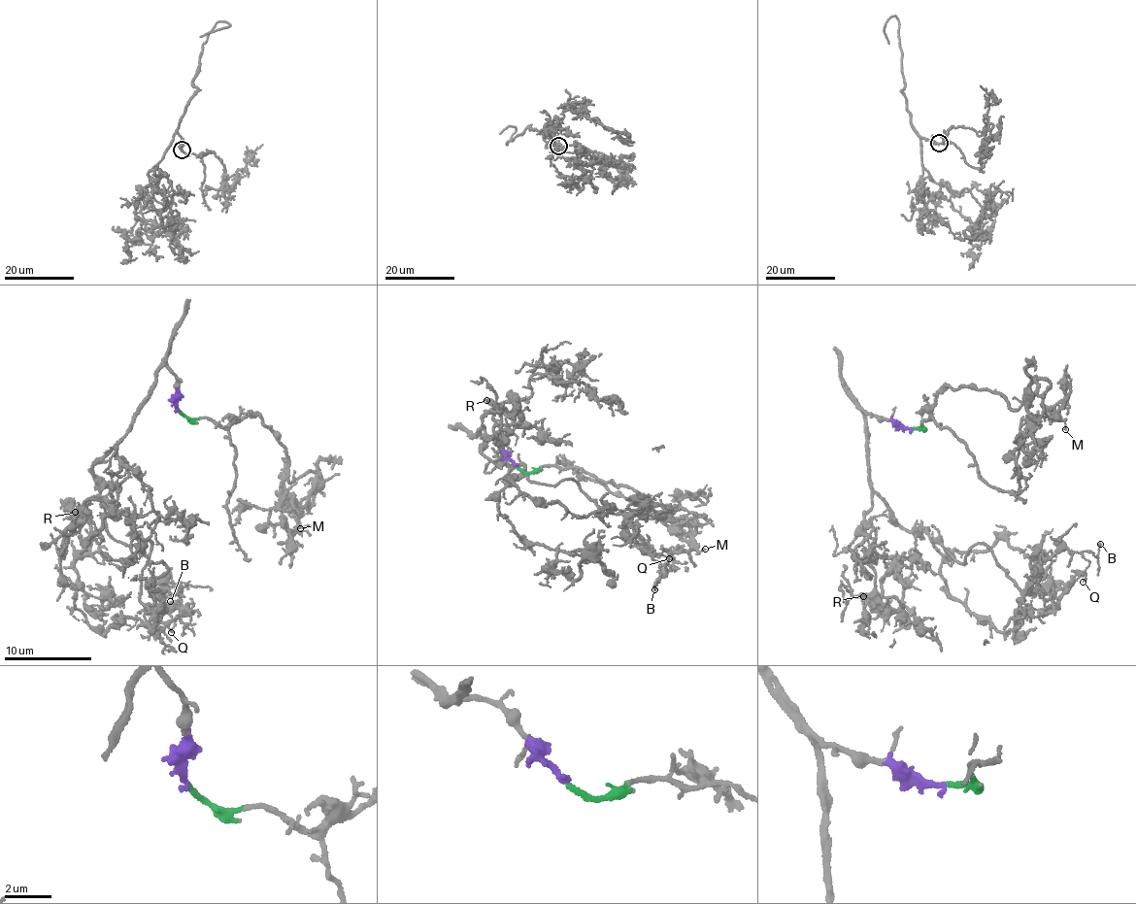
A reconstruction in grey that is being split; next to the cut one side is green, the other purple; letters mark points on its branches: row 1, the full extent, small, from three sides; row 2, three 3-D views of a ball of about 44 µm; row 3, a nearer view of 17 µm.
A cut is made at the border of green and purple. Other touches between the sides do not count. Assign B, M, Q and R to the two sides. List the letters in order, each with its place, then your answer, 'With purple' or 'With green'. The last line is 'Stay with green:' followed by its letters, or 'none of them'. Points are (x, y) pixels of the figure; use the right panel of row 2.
B: Place: (1100, 544). With purple
M: Place: (1065, 429). With green
Q: Place: (1083, 582). With purple
R: Place: (863, 596). With purple
Stay with green: M

